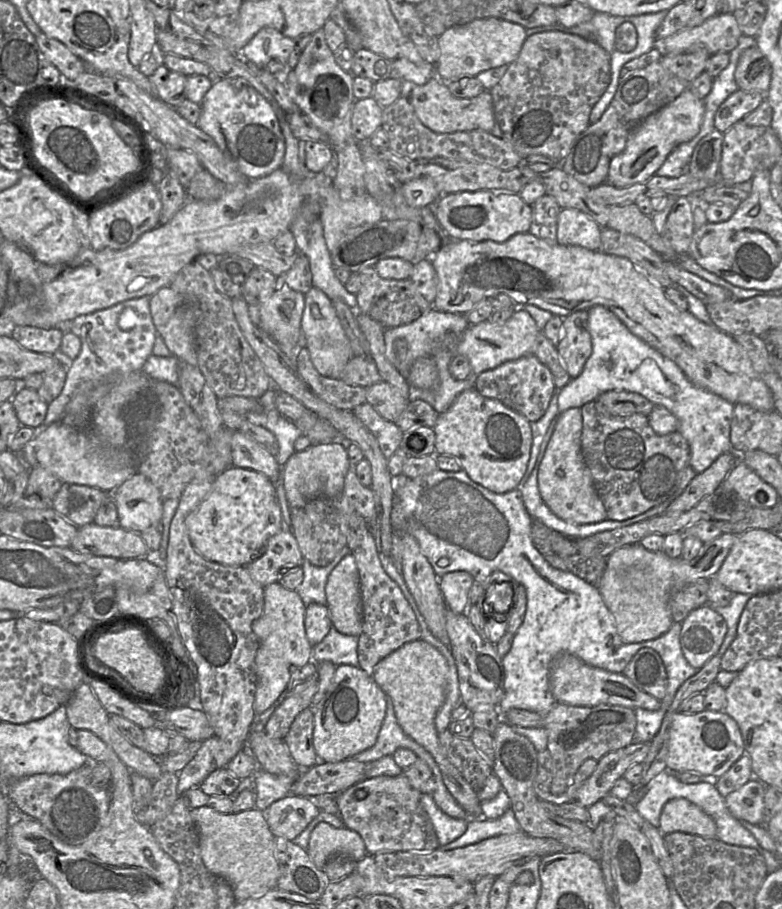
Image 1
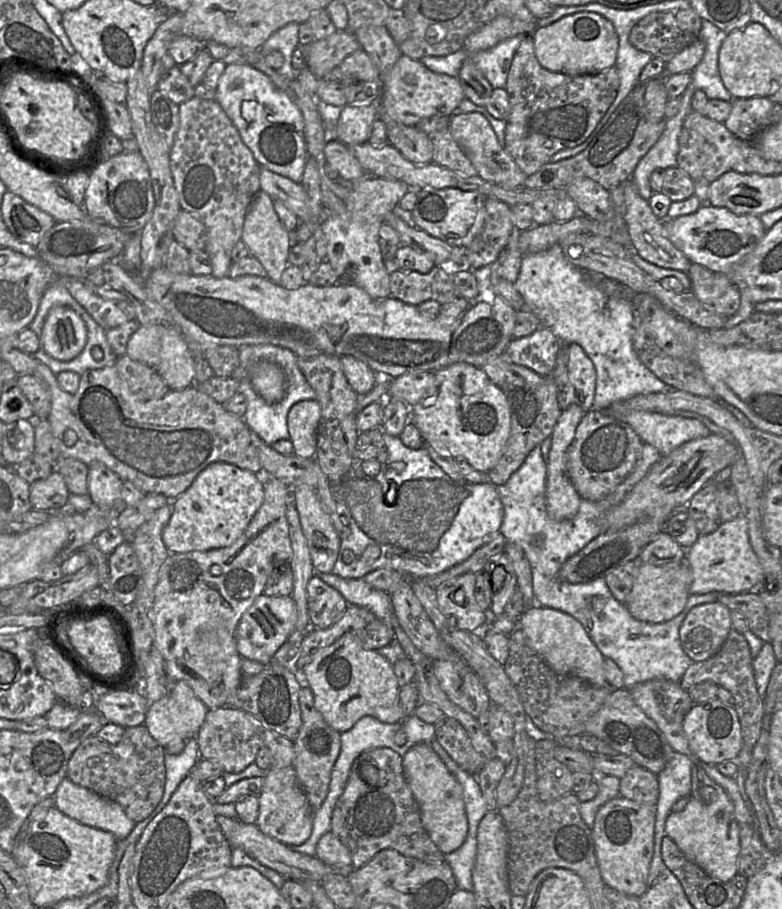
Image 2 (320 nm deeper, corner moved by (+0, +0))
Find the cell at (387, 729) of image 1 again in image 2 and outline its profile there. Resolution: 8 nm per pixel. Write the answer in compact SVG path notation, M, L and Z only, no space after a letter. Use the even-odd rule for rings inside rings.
M333 573L318 575L326 584L340 592L349 605L363 607L392 625L395 614L390 594L371 587L363 578L345 579Z

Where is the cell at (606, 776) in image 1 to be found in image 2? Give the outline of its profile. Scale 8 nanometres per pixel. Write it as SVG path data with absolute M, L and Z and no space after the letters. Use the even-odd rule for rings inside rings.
M732 628L720 650L707 660L692 662L679 682L686 691L705 681L711 681L727 689L735 700L733 707L740 720L743 743L751 750L760 737L764 716L764 700L757 691L752 661L750 647L745 637Z

